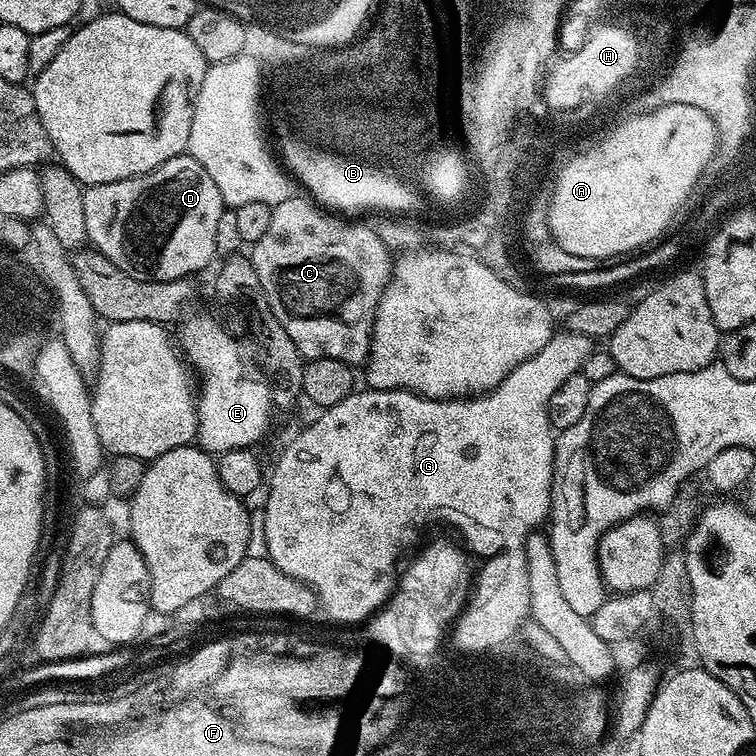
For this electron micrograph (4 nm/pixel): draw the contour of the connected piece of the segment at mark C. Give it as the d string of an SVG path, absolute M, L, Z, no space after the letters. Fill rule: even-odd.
M297 194L273 207L266 234L262 234L262 238L250 248L250 259L254 270L258 270L258 282L262 282L266 302L276 322L284 327L286 334L290 334L290 342L298 346L305 361L338 358L360 366L368 358L372 317L376 315L384 287L392 278L394 256L367 223L351 224L348 220L351 219L329 214L311 199Z

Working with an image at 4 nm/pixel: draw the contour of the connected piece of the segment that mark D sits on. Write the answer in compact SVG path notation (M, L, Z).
M191 154L170 158L162 166L109 184L94 184L83 189L86 230L91 247L102 253L114 266L126 270L139 280L183 280L191 272L200 272L216 256L214 233L218 218L226 211L222 194L214 186L214 178L202 170Z

